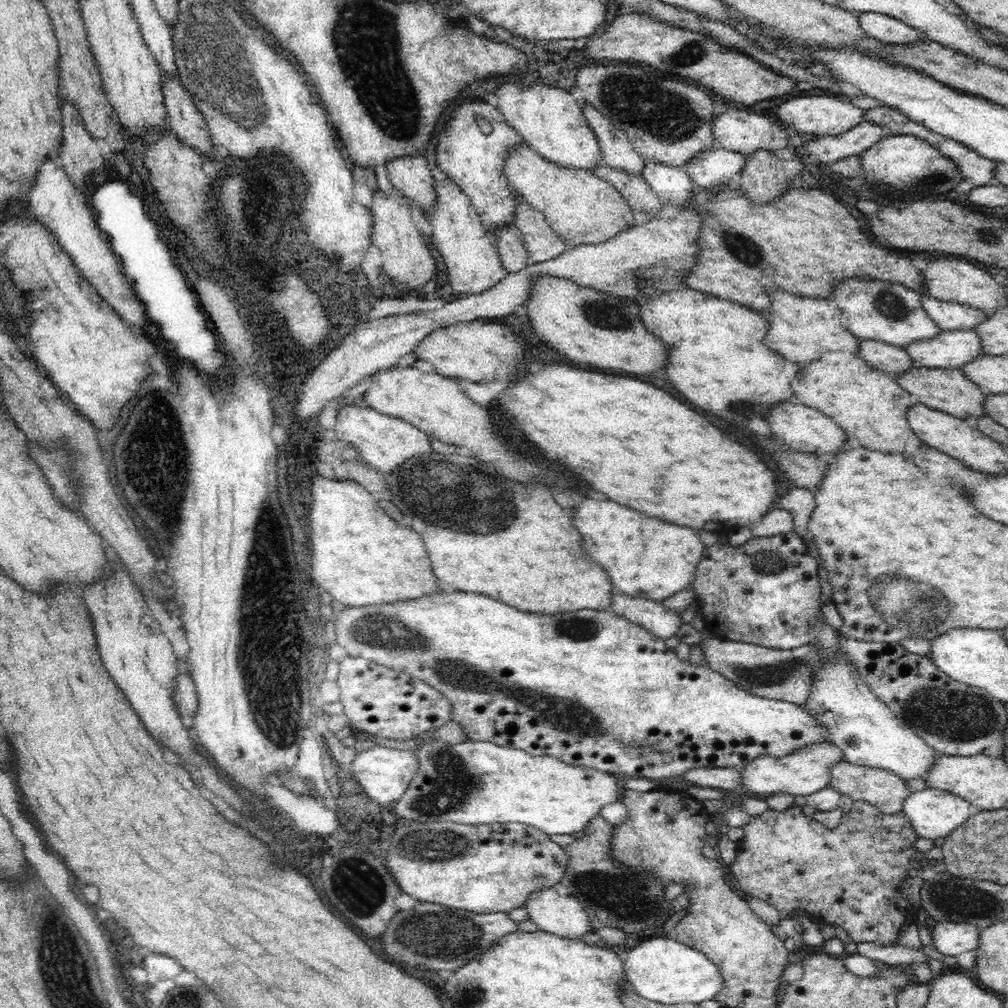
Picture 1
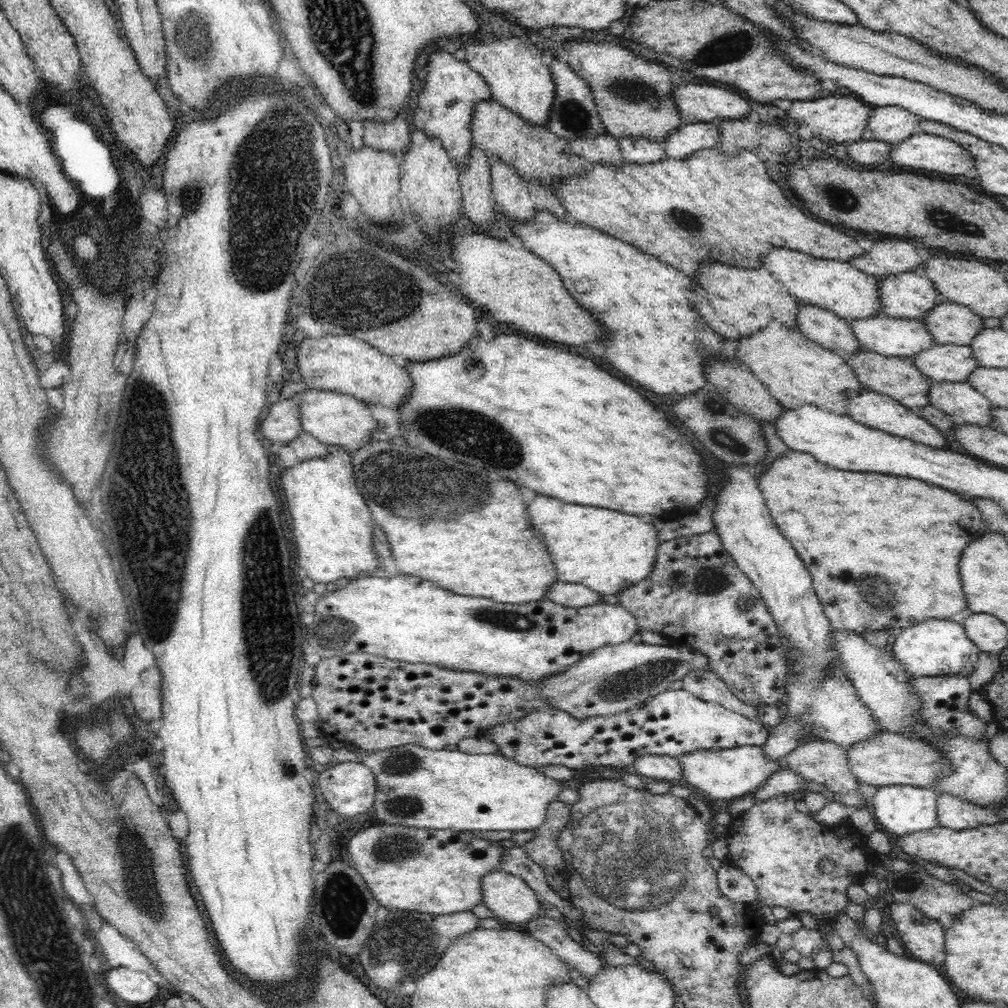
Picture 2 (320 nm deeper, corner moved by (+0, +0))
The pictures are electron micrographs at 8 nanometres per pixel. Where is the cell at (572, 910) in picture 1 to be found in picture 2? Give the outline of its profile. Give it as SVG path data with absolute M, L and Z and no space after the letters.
M490 871L482 877L482 904L501 922L521 928L538 915L546 914L541 897L522 878L506 871Z

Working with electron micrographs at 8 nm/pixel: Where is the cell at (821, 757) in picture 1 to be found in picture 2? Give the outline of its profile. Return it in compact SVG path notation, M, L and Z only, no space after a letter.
M740 746L724 750L696 750L692 754L678 756L682 769L682 783L694 790L699 796L712 800L731 800L748 793L754 793L757 788L766 784L782 769L788 769L784 759L766 761L762 746Z

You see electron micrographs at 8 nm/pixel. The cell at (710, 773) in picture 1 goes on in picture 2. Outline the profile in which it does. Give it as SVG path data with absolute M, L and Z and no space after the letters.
M644 754L642 758L638 756L634 760L632 767L634 767L634 771L638 775L644 776L650 781L667 781L671 784L684 785L682 783L682 769L680 769L678 758Z

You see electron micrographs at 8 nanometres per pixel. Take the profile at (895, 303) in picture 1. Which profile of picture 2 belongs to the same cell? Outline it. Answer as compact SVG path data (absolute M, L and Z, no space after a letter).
M770 247L762 268L774 275L774 279L782 283L798 302L820 306L844 320L885 315L878 297L876 278L848 265L847 262L814 258L812 255L784 247Z

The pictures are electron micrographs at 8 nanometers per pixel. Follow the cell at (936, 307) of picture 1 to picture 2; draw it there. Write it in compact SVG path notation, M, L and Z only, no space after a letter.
M906 271L906 274L898 274L898 276L876 277L876 283L878 283L878 297L880 297L882 312L892 318L920 321L929 310L934 309L934 306L947 302L938 290L934 289L932 281L920 272Z

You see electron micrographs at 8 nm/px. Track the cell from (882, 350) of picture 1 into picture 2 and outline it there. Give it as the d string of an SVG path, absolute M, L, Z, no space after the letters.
M800 303L795 326L805 338L834 351L842 358L863 349L854 337L849 321L820 306Z

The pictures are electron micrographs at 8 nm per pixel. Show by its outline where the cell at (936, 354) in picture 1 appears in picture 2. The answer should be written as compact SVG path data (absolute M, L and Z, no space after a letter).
M874 315L870 318L849 321L854 337L863 349L883 354L886 357L908 358L929 349L934 344L932 335L921 321L914 319L892 318L886 315Z

